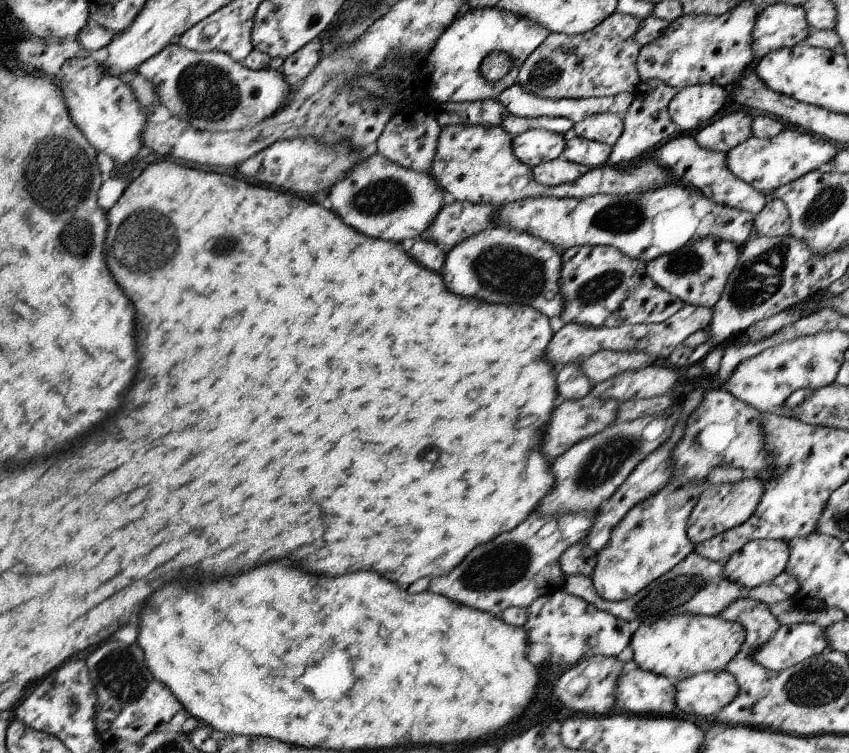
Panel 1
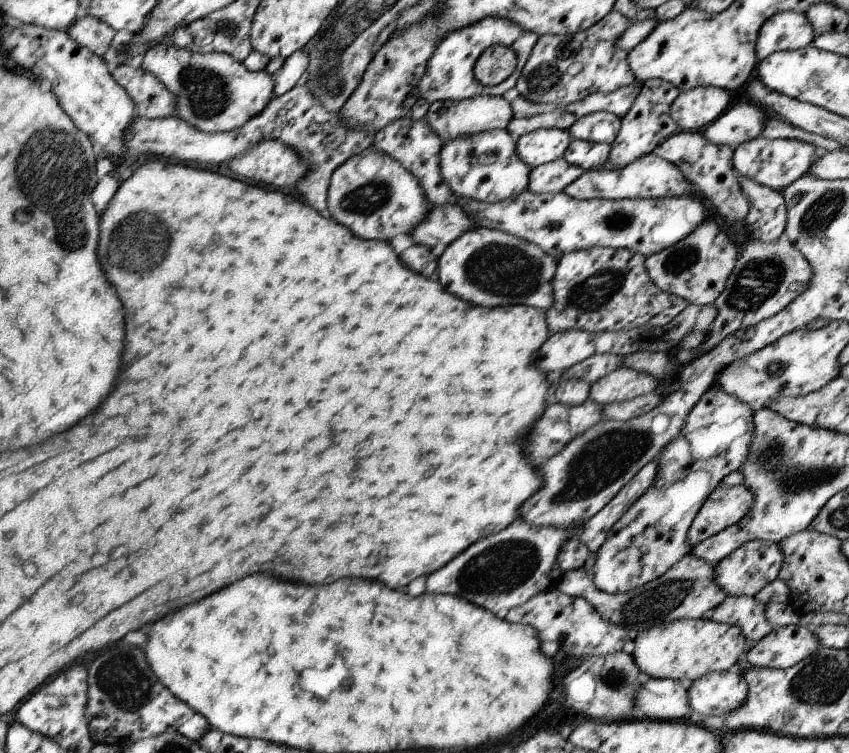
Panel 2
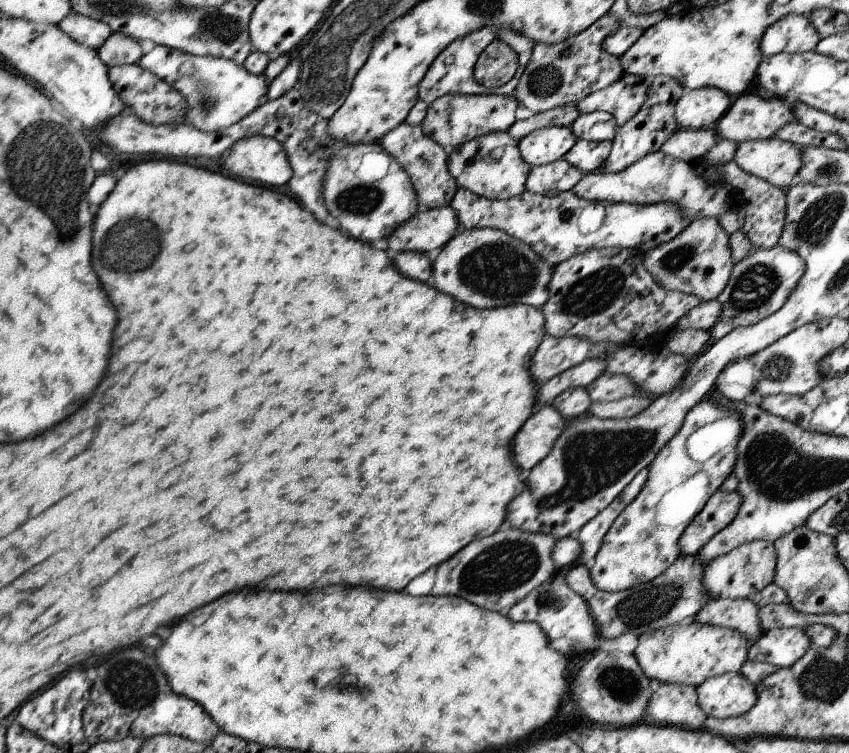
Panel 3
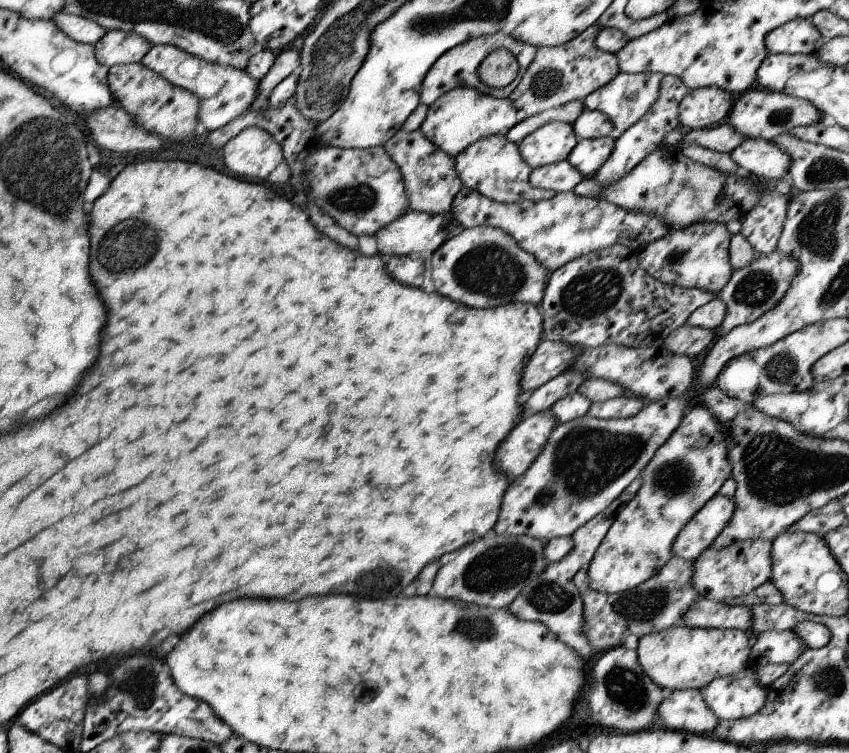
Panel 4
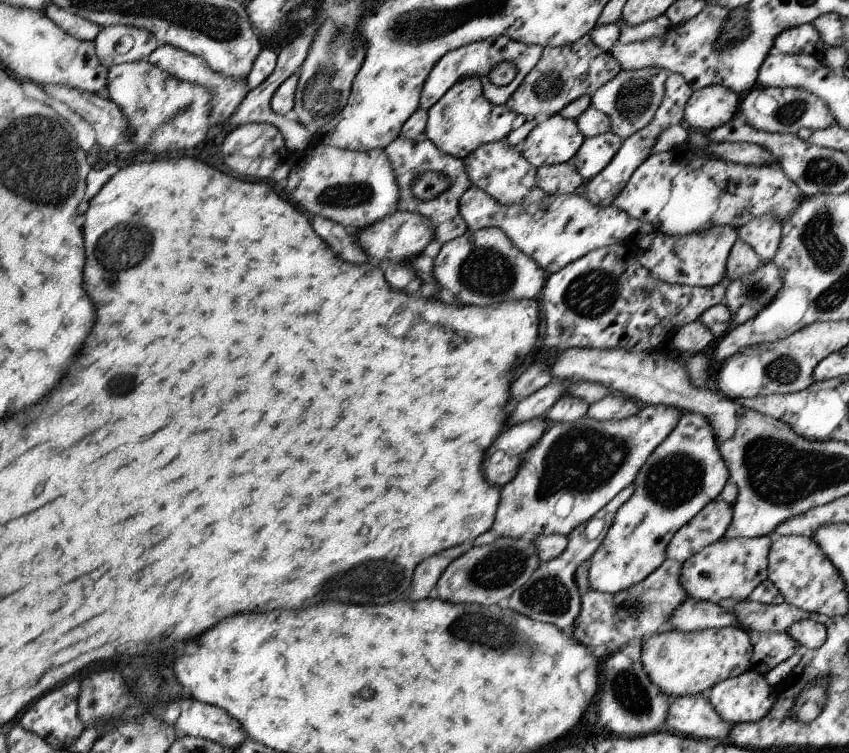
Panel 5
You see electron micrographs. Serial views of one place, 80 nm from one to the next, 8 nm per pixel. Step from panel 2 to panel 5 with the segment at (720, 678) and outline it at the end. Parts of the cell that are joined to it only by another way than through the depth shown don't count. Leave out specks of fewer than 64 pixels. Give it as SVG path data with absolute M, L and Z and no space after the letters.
M751 668L736 678L726 679L716 683L706 694L716 712L732 725L738 723L753 723L763 719L772 708L777 694L775 688L768 684L765 675Z

